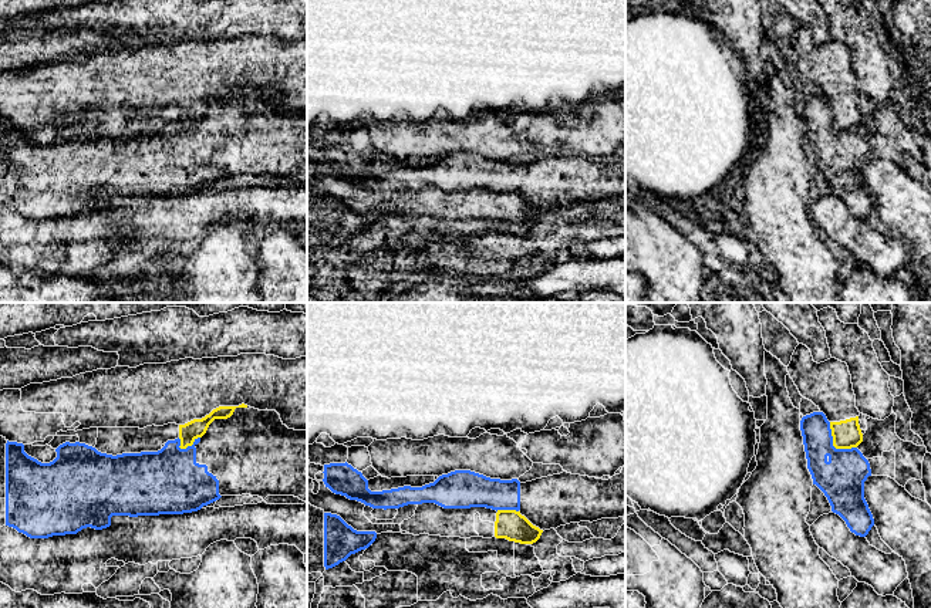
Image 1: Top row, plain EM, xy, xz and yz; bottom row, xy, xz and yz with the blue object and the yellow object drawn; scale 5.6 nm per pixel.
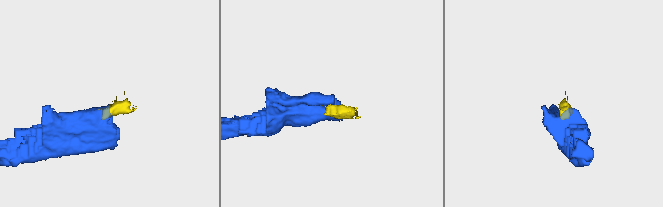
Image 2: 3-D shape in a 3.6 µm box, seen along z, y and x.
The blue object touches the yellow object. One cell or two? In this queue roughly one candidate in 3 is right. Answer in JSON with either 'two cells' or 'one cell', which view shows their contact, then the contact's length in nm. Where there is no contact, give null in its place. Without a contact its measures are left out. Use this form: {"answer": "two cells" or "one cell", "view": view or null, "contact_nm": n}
{"answer": "two cells", "view": "yz", "contact_nm": 220}

